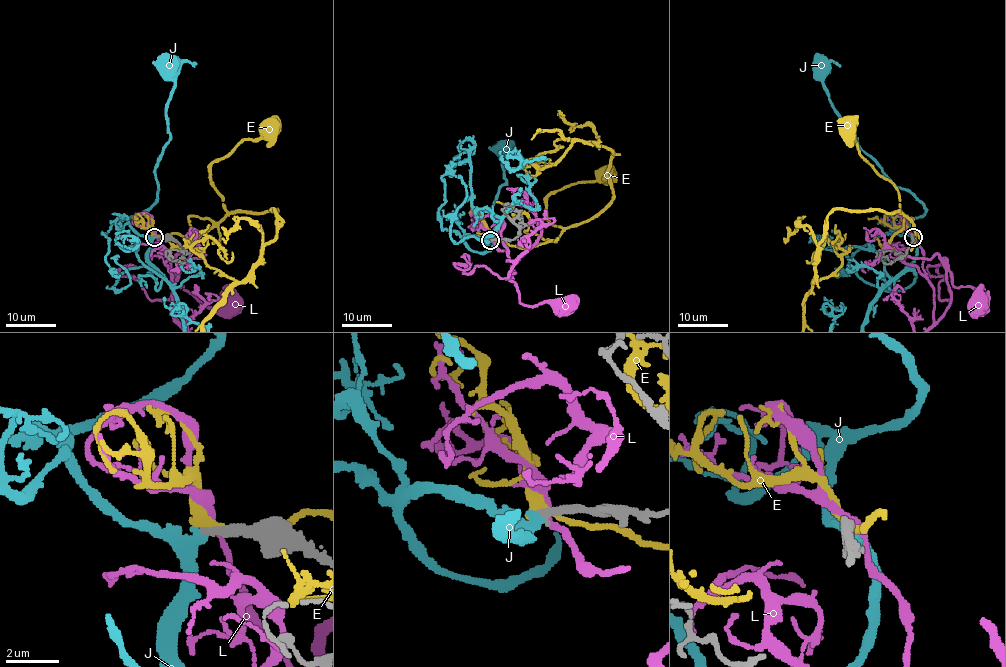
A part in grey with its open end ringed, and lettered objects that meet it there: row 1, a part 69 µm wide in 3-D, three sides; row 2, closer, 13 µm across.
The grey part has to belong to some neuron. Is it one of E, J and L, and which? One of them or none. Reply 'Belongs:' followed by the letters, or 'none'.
Belongs: J

